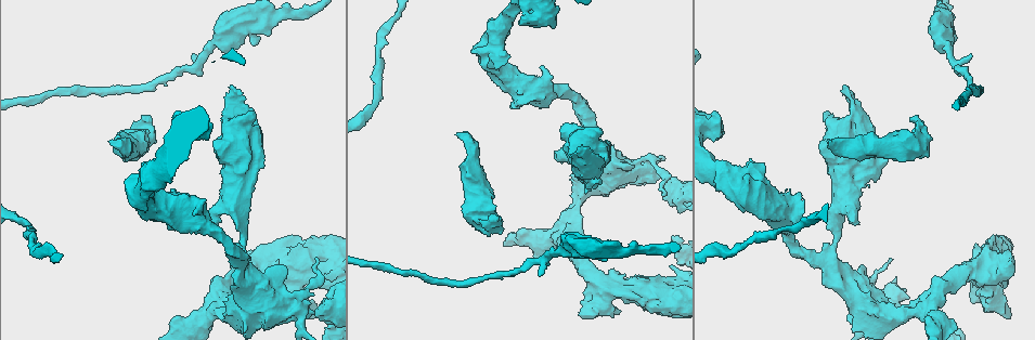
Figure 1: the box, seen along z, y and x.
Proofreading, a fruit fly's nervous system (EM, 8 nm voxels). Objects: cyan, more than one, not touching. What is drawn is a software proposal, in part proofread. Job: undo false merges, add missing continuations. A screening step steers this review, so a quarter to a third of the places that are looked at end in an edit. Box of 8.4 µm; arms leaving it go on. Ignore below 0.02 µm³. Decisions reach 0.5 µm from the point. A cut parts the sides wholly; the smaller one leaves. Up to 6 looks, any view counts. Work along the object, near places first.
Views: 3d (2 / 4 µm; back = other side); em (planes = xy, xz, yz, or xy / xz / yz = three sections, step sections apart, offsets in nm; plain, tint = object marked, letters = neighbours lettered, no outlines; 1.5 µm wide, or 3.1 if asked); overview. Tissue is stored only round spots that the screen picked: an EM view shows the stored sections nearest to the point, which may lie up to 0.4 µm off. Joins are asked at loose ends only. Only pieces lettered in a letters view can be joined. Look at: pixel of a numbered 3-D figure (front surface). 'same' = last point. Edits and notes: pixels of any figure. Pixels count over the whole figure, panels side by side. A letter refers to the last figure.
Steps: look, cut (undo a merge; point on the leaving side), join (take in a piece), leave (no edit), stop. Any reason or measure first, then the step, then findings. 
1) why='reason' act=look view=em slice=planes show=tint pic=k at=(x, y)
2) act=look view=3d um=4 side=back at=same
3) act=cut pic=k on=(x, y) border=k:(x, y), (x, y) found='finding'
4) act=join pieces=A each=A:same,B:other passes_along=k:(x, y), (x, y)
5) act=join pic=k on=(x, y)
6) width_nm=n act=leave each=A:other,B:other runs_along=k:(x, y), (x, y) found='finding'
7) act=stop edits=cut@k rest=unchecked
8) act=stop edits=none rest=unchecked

why='an open end' act=look view=em slice=planes show=plain pic=1 at=(110, 140)

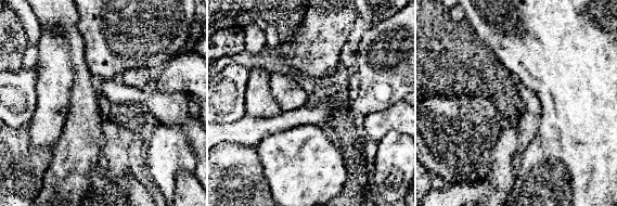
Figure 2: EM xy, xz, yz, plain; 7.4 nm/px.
act=look view=em slice=planes show=letters at=same

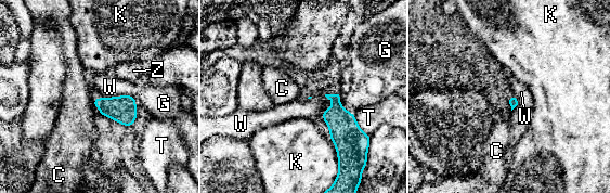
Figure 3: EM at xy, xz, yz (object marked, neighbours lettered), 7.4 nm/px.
act=leave each=C:other,G:other,K:other,T:other,W:other,Z:other border=3:(104, 97), (132, 95), (135, 99) found='none of them fits'

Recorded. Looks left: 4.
why='abrupt turn' act=look view=em slice=xz step=4 show=tint pic=1 at=(926, 306)

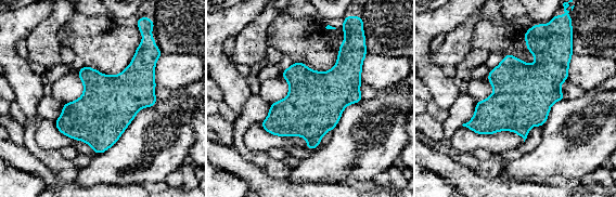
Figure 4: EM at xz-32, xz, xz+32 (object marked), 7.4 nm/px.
act=look view=em slice=planes show=tint at=same

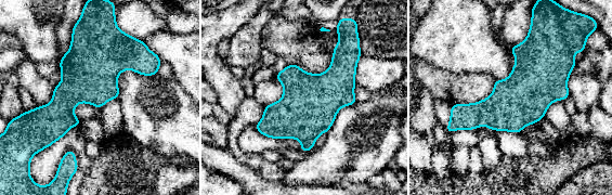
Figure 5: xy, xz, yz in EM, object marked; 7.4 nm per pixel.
act=look view=em slice=planes show=letters at=same

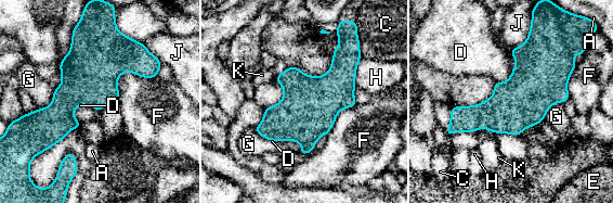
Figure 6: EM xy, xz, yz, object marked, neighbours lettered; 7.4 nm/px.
act=leave each=A:other,C:other,D:other,E:other,F:other,G:other,H:other,J:other,K:other found='continuous, no second neuron'

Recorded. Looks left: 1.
act=stop edits=none rest=unchecked

